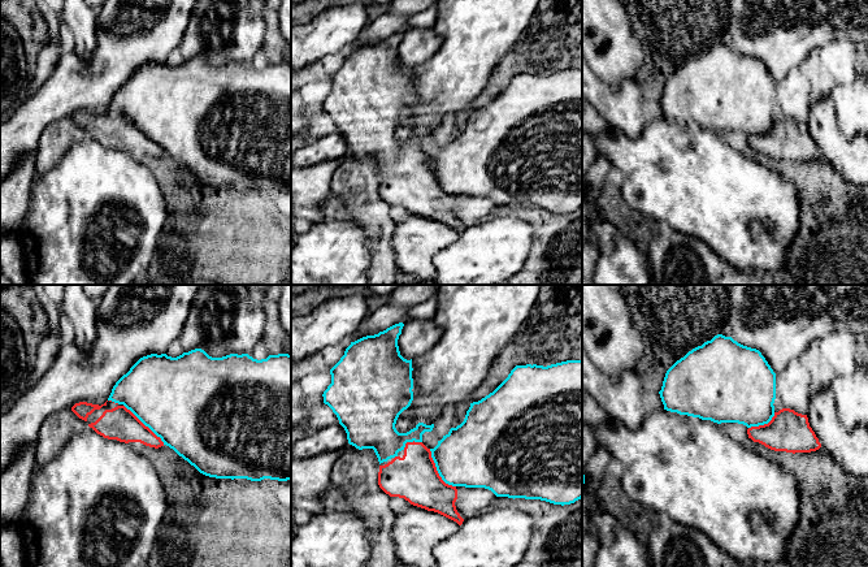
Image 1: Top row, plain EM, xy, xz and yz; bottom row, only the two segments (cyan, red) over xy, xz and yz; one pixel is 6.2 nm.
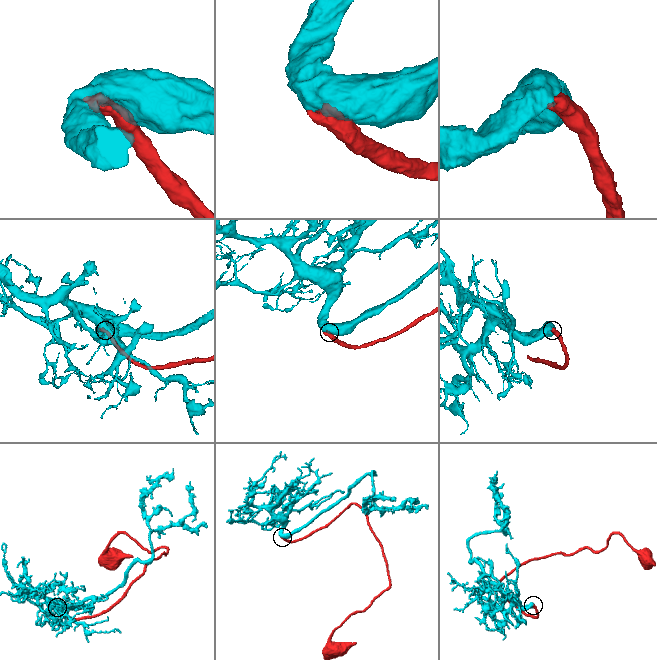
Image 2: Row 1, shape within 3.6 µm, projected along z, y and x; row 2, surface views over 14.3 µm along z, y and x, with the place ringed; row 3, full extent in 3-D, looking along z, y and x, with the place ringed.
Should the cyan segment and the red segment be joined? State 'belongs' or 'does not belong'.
belongs

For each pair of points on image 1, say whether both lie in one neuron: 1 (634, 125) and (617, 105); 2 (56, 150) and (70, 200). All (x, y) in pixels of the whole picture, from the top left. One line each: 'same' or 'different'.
1: same
2: different

